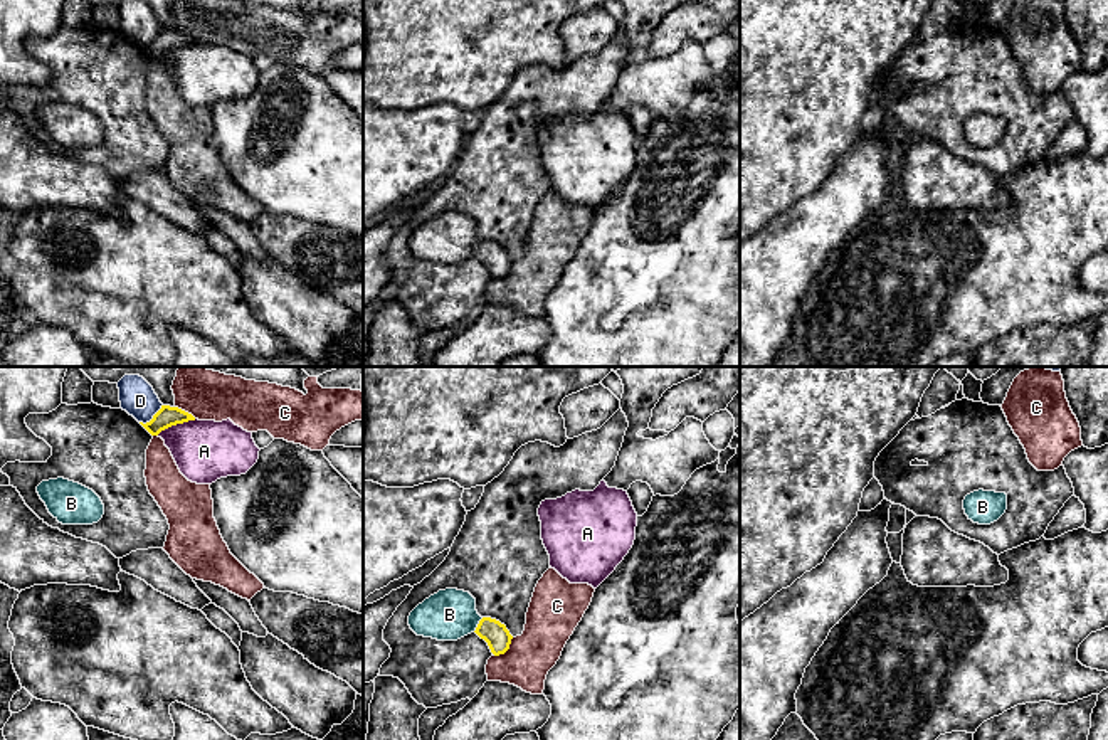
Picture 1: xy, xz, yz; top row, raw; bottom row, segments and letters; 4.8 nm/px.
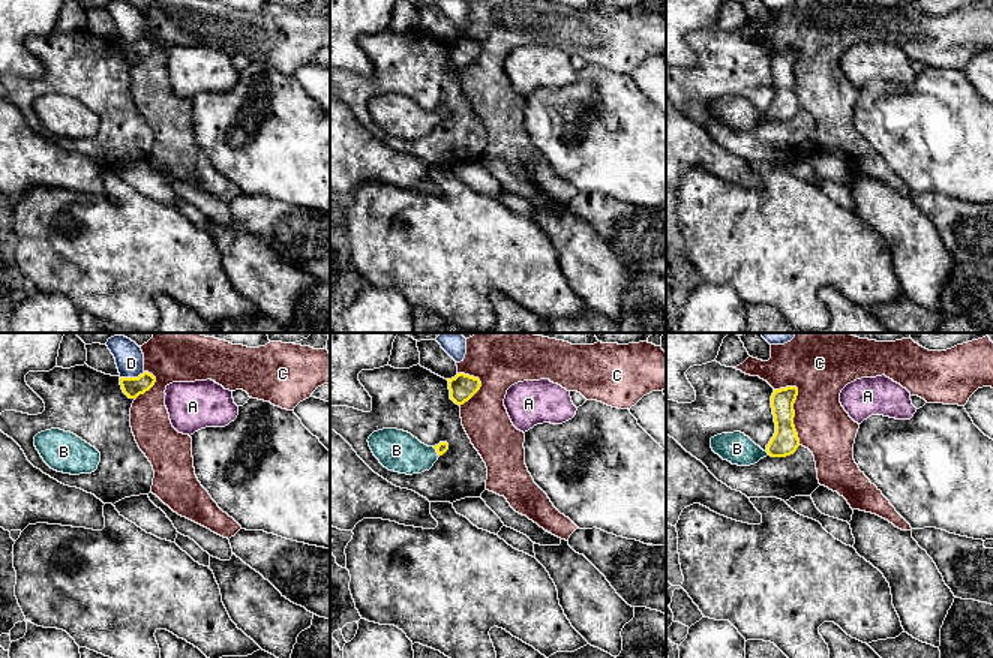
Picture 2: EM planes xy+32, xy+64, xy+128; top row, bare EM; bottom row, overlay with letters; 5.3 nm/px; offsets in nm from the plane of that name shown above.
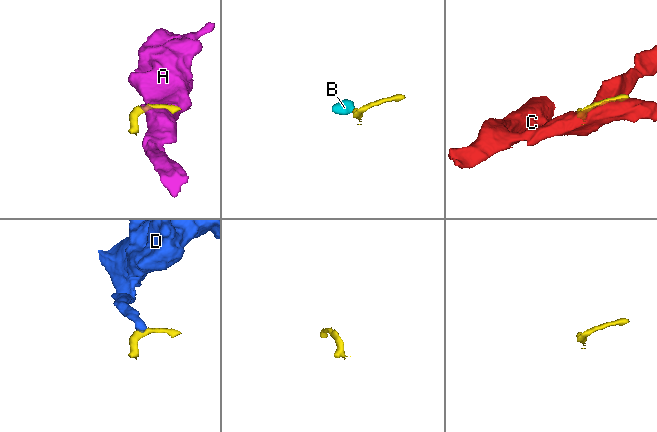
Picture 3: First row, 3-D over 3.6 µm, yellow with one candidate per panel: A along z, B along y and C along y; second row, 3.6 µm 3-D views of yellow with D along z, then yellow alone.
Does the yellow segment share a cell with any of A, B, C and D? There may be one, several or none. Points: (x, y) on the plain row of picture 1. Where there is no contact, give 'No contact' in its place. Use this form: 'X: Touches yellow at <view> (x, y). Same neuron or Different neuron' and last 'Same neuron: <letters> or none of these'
A: Touches yellow at xy (175, 47). Different neuron
B: Touches yellow at xz (478, 248). Same neuron
C: Touches yellow at xz (505, 274). Different neuron
D: Touches yellow at xy (153, 41). Different neuron
Same neuron: B

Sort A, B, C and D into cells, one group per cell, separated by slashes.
A / B / C / D

